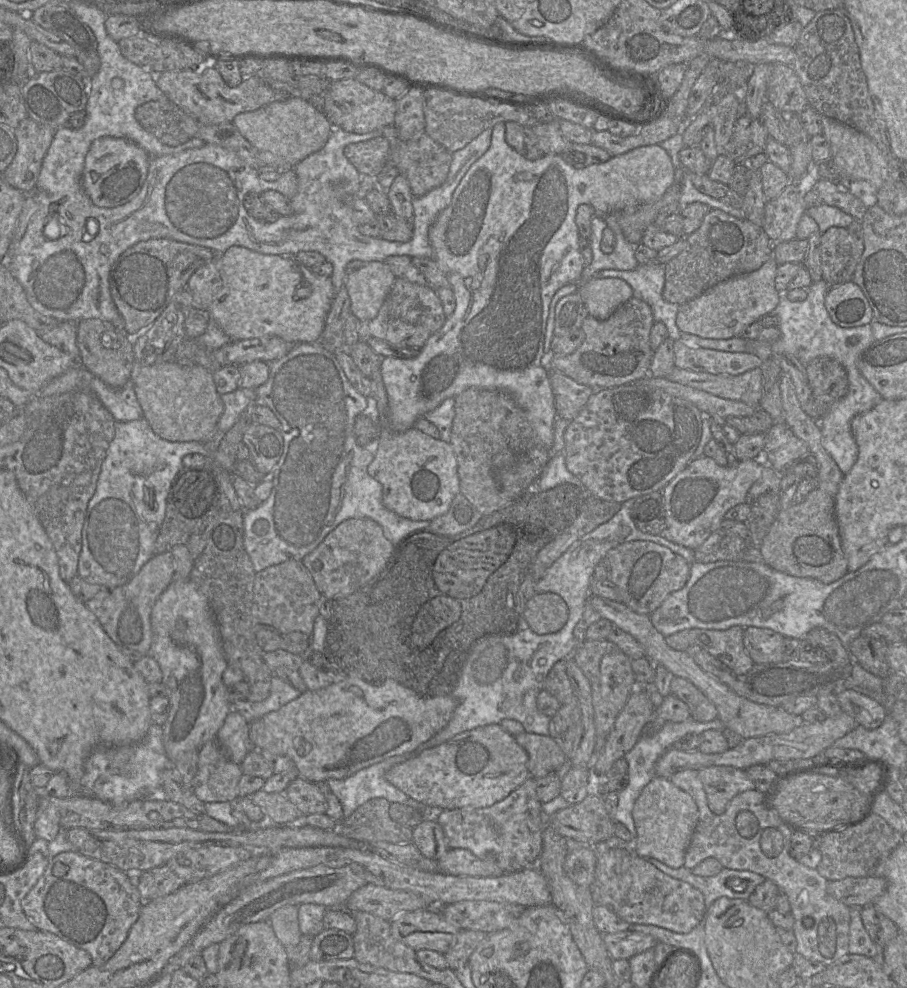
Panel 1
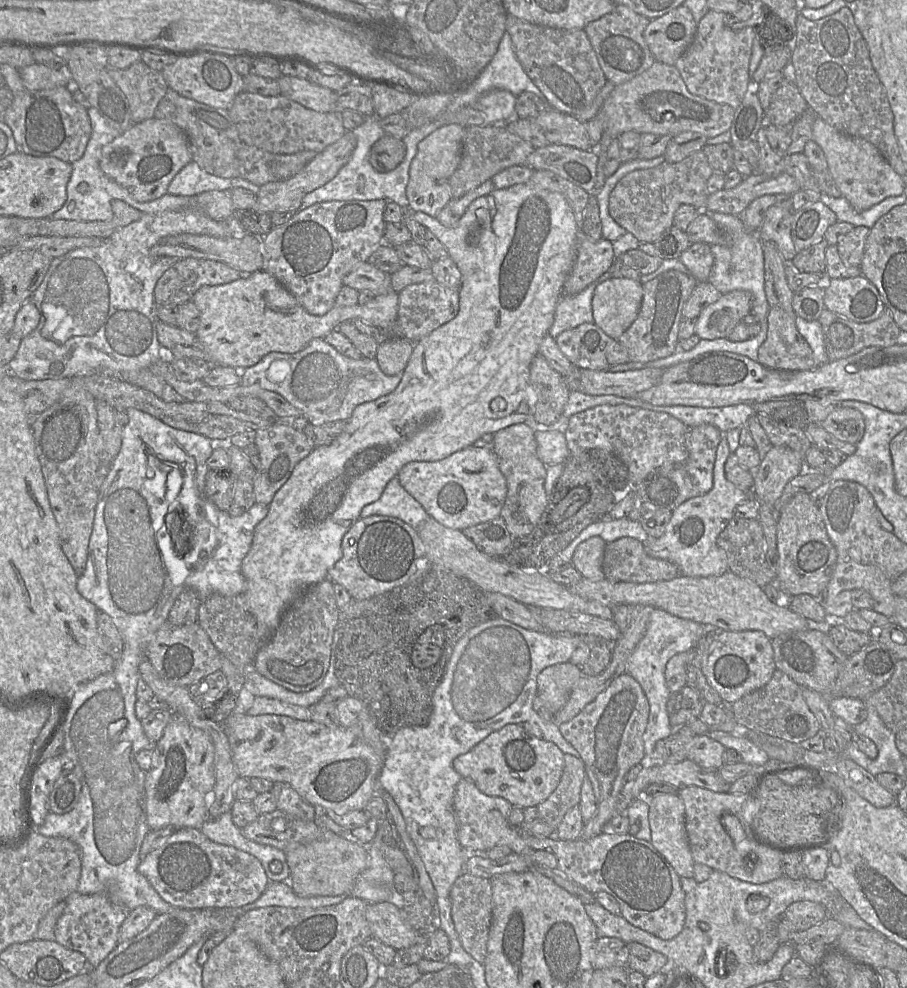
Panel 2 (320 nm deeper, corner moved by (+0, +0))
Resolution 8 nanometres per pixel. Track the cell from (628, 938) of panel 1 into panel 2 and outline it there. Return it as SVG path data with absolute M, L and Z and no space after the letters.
M598 938L592 953L594 970L610 967L627 967L629 950L627 943L618 938Z

